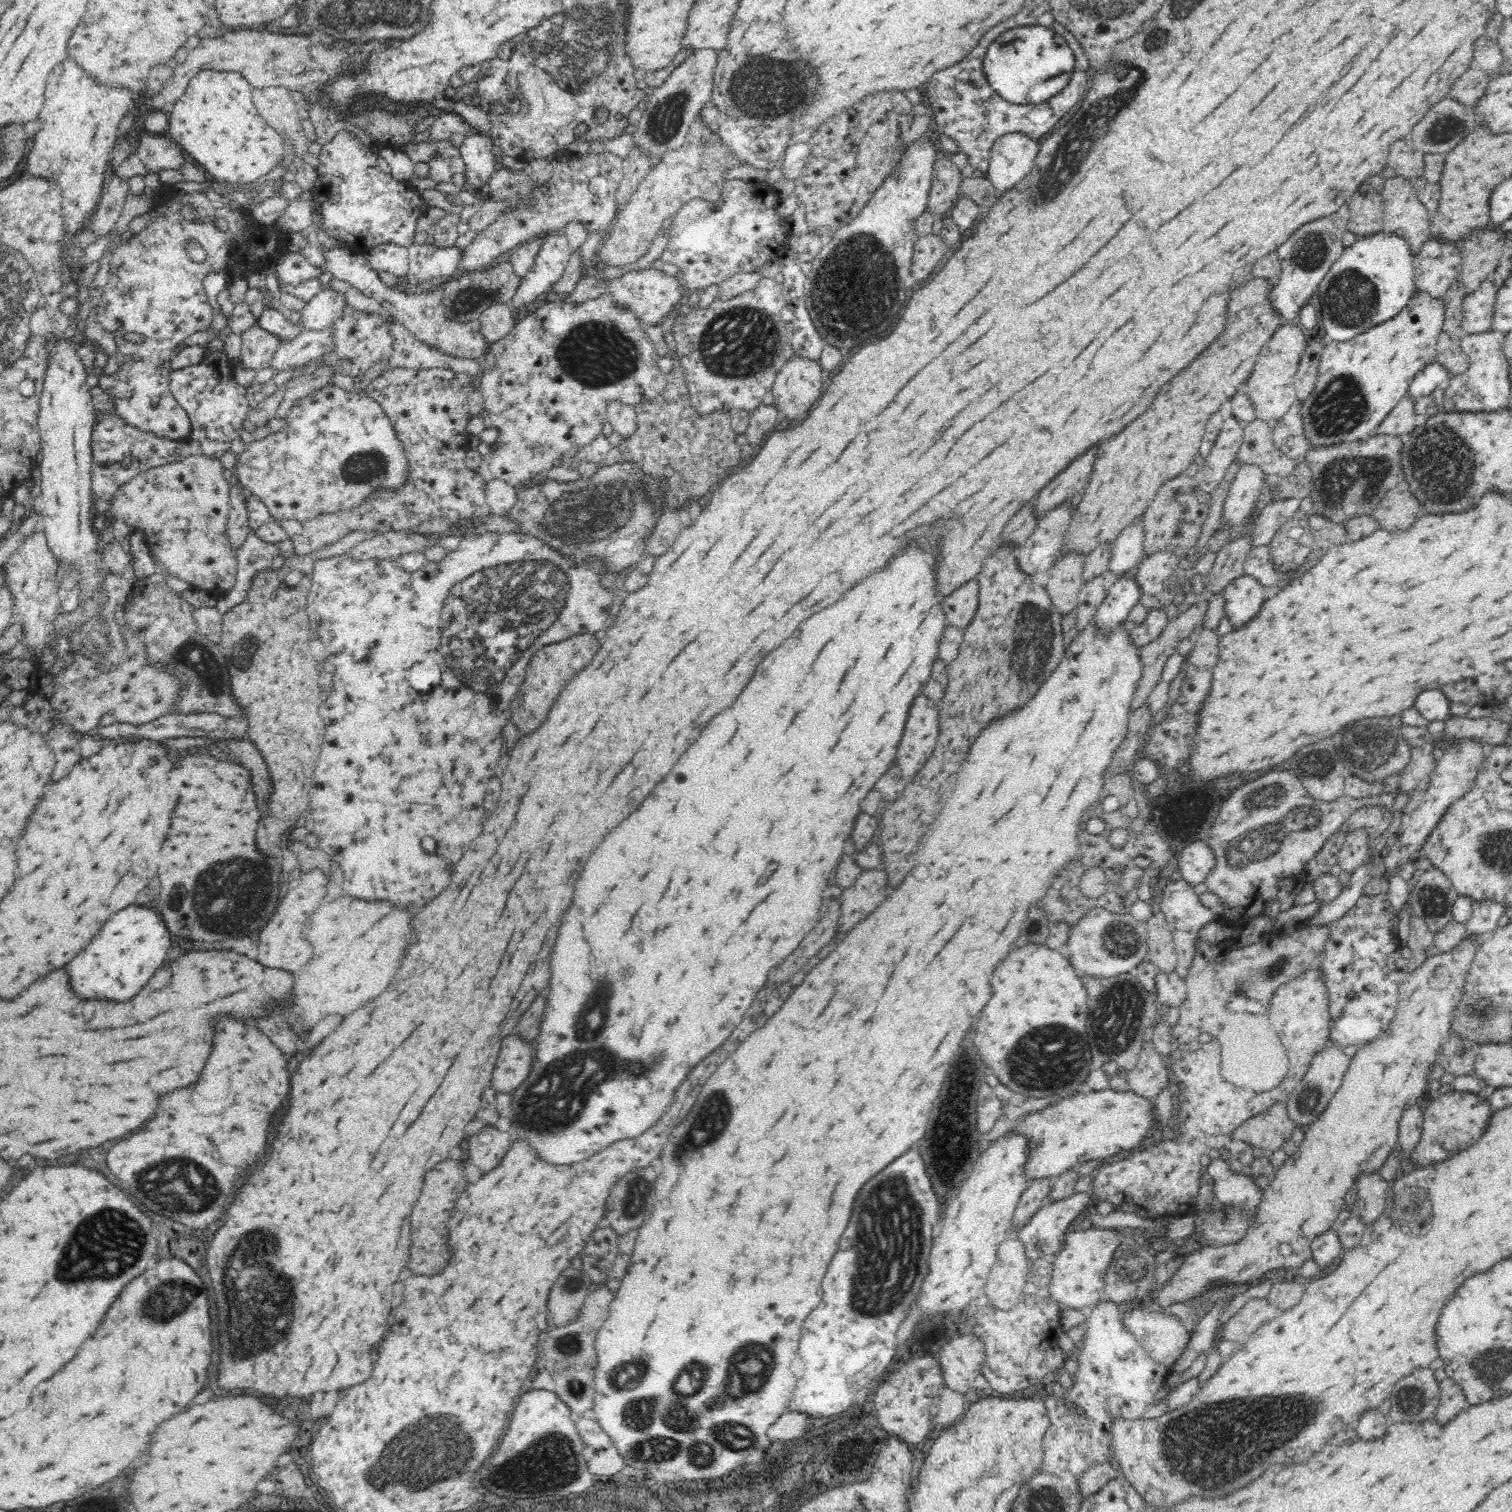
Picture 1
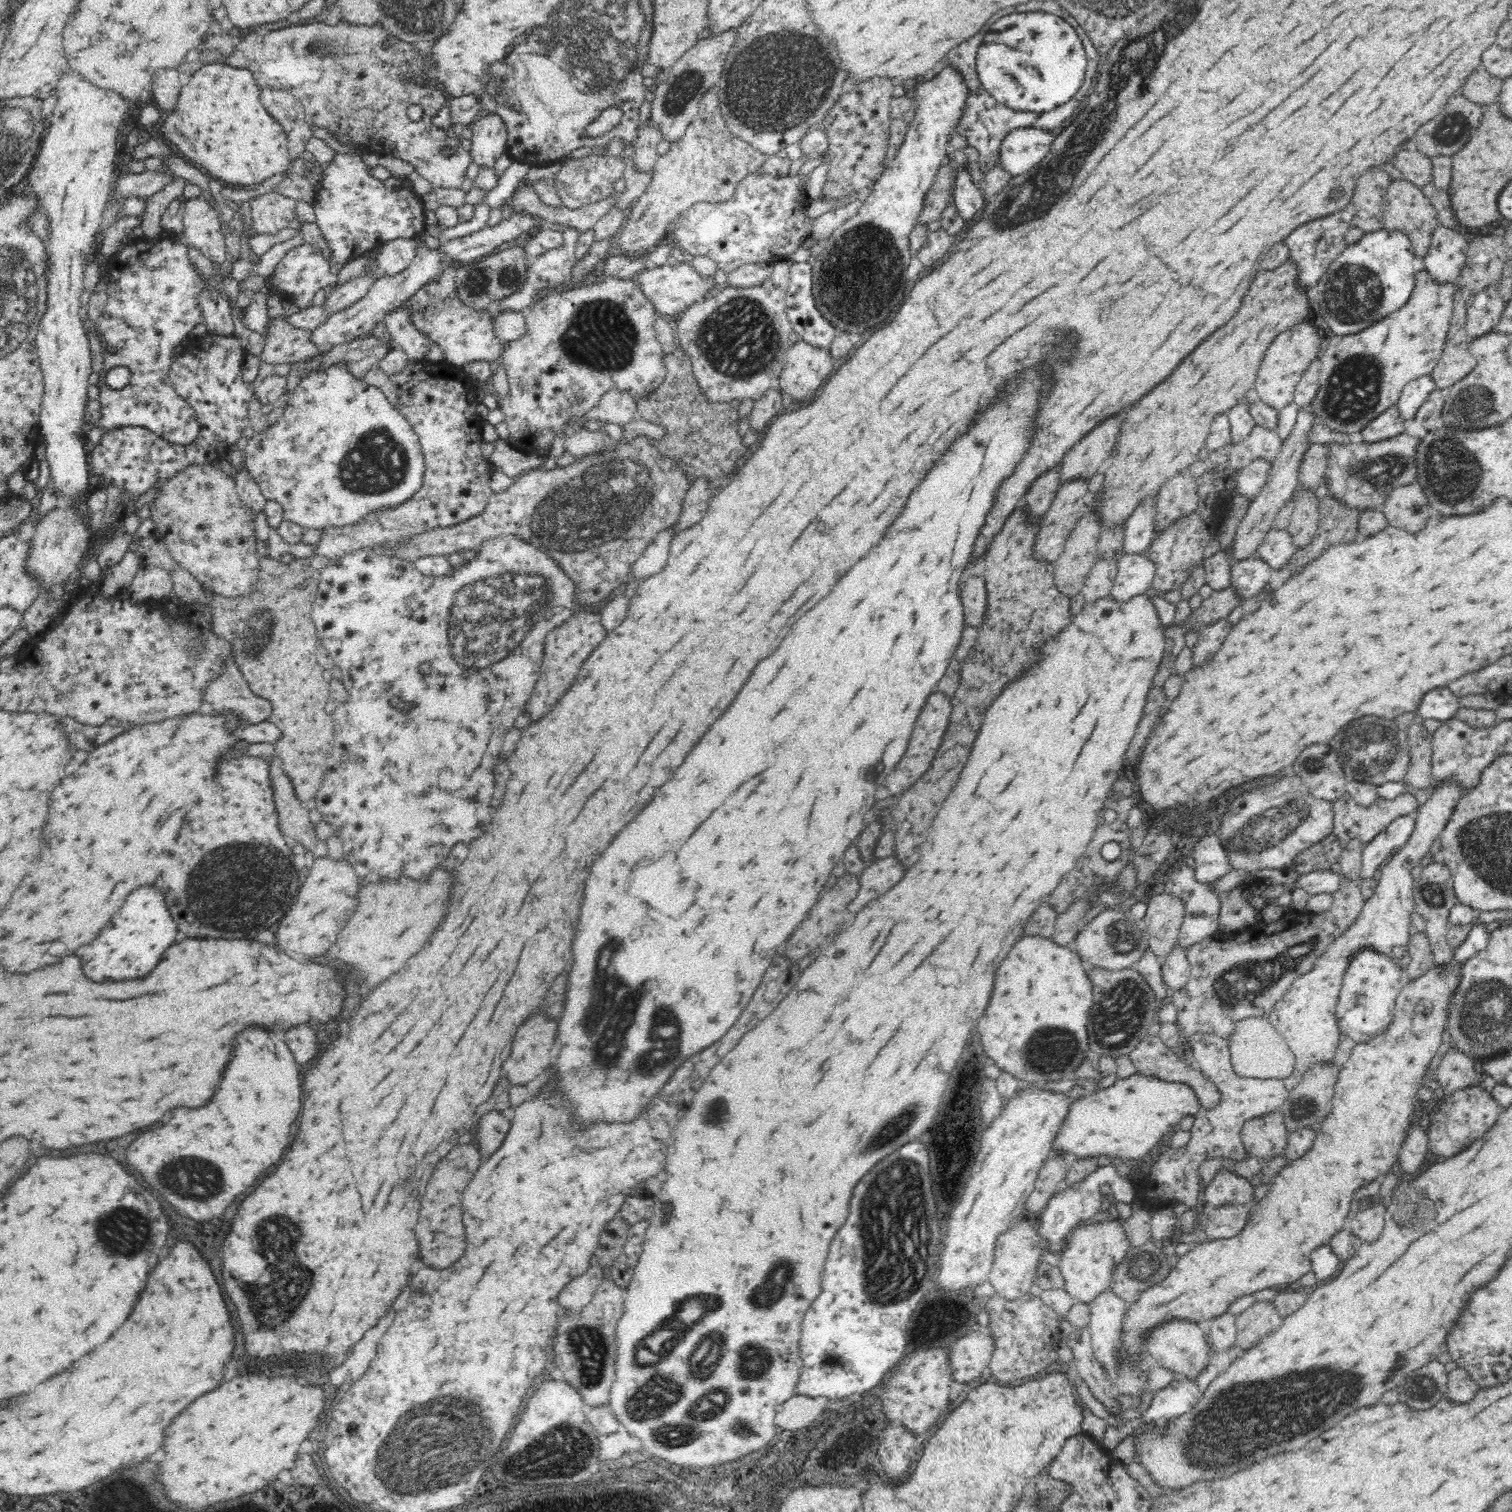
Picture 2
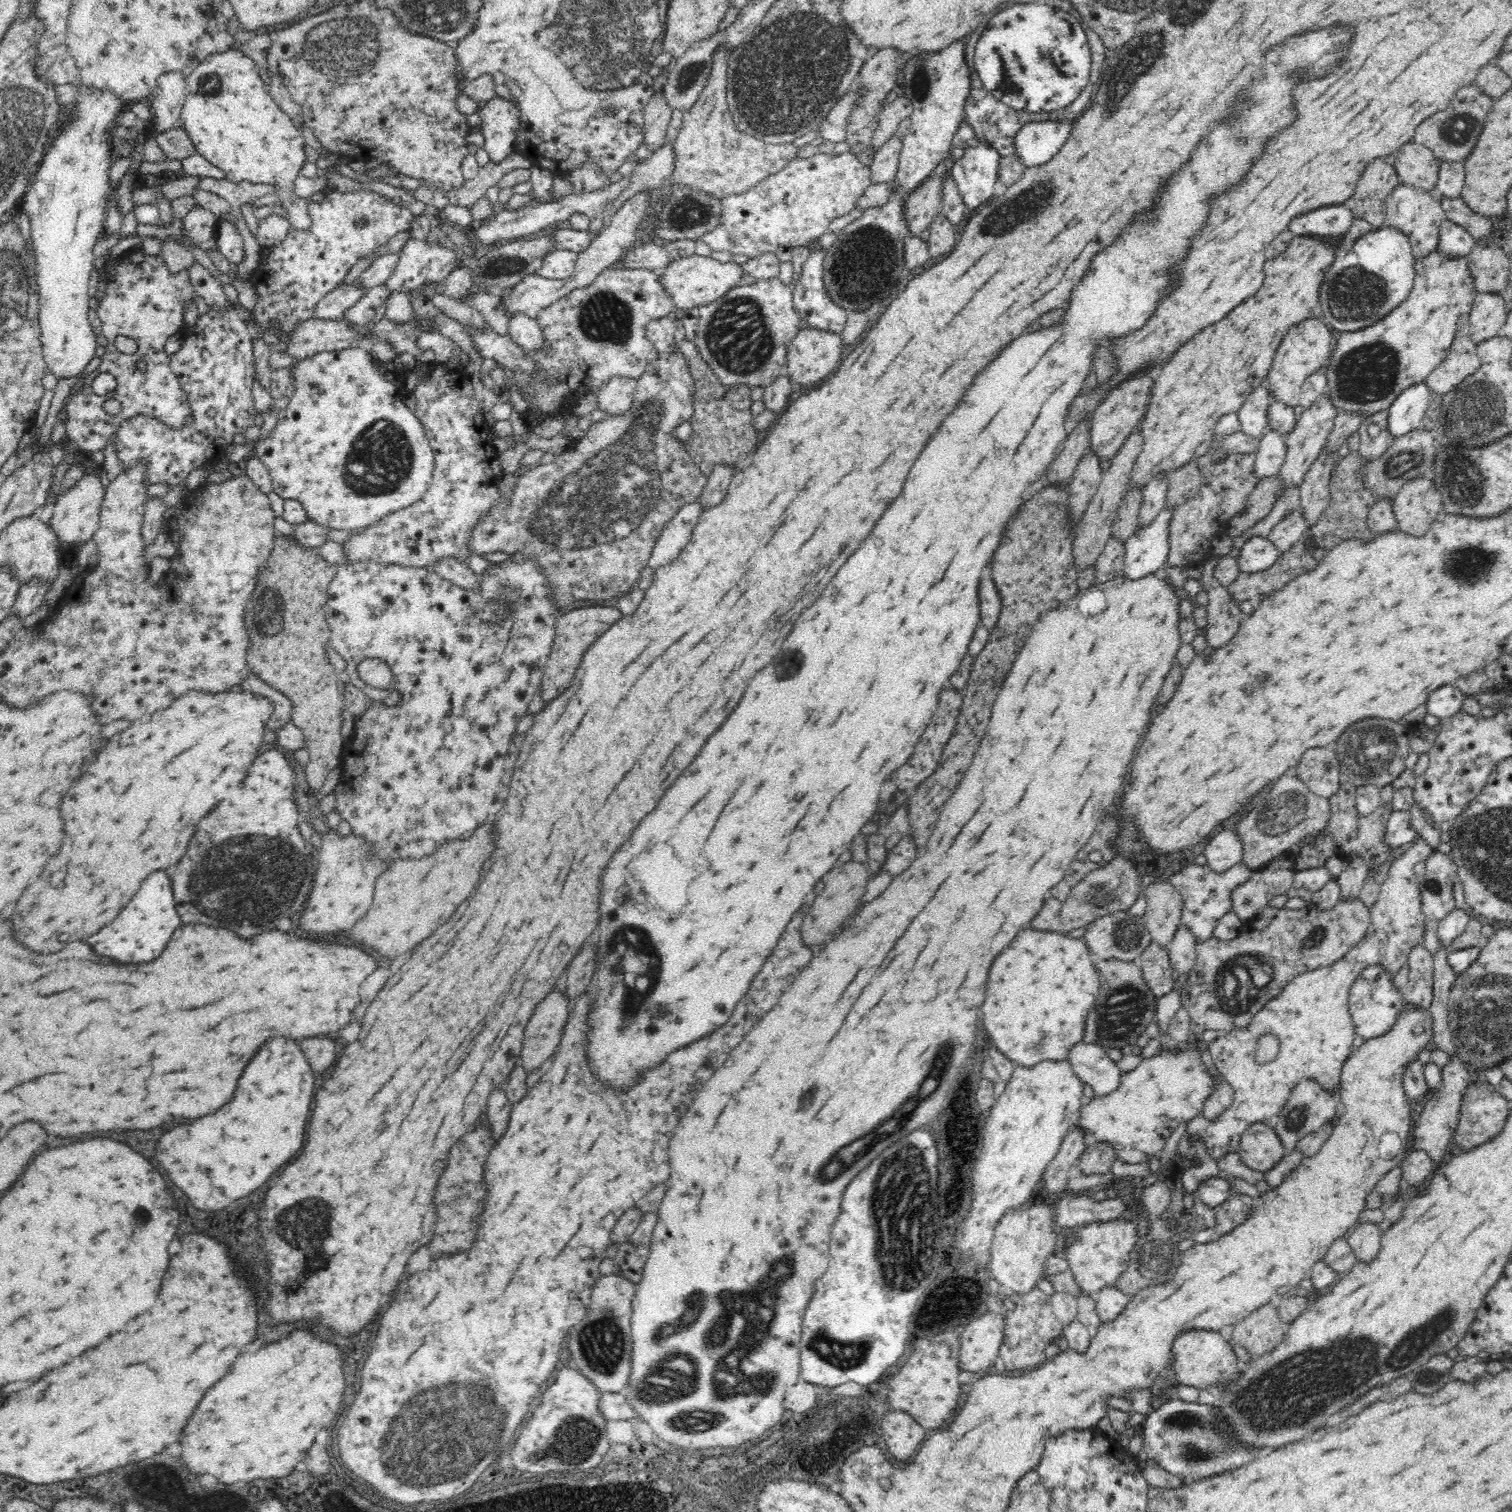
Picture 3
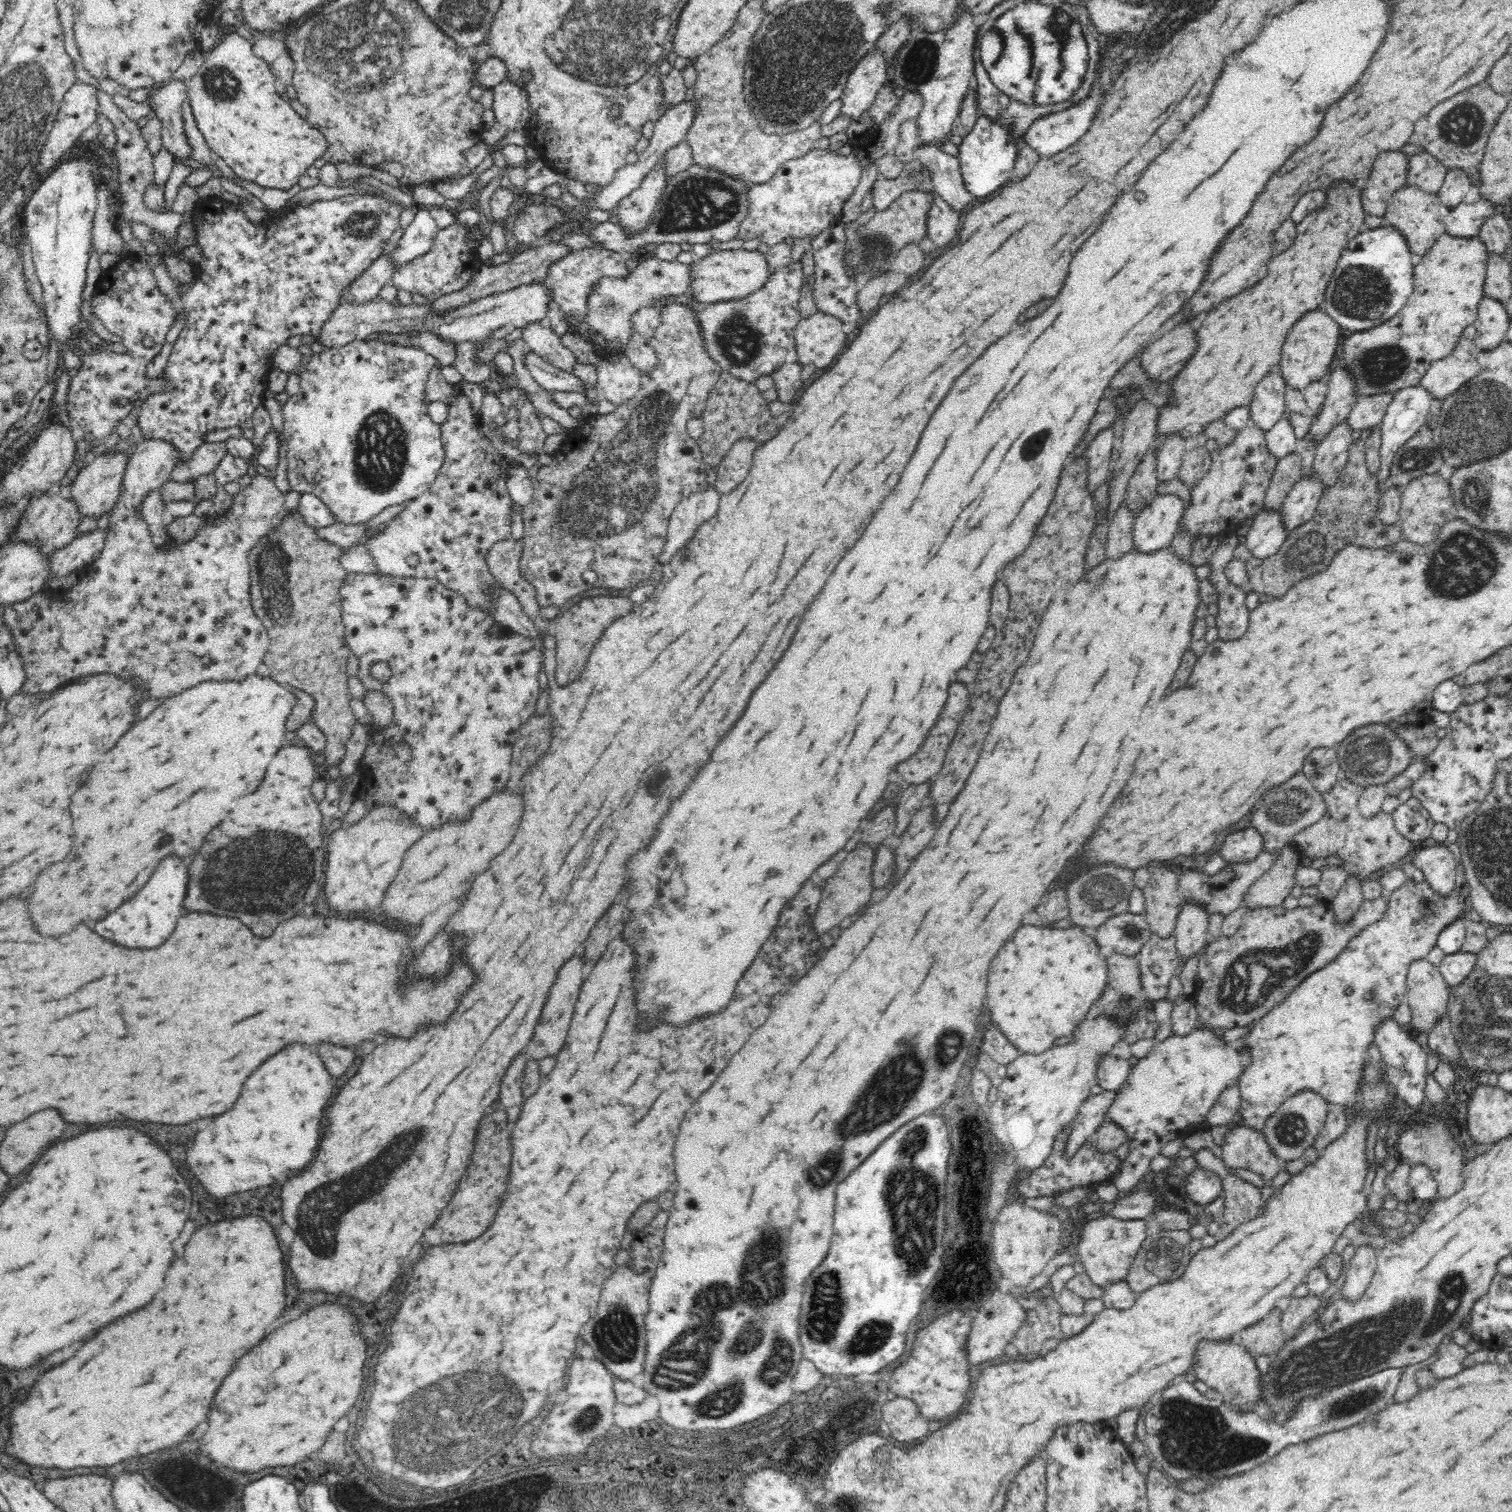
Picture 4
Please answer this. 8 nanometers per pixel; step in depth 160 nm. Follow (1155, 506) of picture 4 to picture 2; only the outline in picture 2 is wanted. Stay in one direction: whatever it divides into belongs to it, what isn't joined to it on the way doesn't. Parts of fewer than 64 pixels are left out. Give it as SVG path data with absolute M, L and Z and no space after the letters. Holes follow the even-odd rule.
M1147 554L1121 555L1117 561L1117 576L1110 596L1118 602L1128 602L1131 598L1144 595L1150 588L1156 567Z

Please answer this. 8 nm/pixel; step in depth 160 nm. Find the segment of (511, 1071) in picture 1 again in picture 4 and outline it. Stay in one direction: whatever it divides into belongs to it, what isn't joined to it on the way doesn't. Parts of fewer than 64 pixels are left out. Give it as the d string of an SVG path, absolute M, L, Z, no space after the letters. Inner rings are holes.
M581 953L574 955L572 960L568 960L560 974L558 974L558 982L552 984L550 994L548 998L544 1000L544 1008L534 1026L534 1032L532 1034L532 1041L534 1042L534 1048L528 1048L530 1052L530 1059L539 1061L547 1056L557 1056L562 1046L564 1046L565 1040L568 1034L568 1026L574 1014L574 1008L576 1002L578 1002L579 992L581 991L582 982L582 970L584 970L584 961L582 961Z

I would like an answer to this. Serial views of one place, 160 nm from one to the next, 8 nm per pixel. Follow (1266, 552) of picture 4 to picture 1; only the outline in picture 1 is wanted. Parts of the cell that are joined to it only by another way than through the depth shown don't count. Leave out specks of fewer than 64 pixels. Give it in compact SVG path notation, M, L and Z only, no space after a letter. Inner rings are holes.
M1243 576L1223 590L1224 616L1234 629L1242 628L1253 619L1264 602L1264 587L1254 578Z

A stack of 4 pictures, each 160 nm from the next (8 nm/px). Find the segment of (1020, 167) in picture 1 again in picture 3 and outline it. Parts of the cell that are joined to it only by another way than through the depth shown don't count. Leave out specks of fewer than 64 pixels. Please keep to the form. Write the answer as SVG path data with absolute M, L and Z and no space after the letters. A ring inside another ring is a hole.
M1027 122L1014 136L1014 154L1018 155L1024 168L1040 166L1060 152L1070 130L1072 122Z

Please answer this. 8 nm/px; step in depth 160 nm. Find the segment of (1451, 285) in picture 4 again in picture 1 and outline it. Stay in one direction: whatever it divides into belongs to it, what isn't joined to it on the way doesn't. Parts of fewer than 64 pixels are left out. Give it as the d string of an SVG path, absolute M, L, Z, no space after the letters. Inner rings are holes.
M1415 294L1408 306L1392 320L1374 326L1351 341L1327 341L1314 390L1308 398L1300 402L1300 410L1296 410L1302 417L1304 435L1310 441L1311 448L1336 447L1342 443L1351 444L1370 439L1388 413L1408 393L1410 383L1420 369L1437 361L1438 336L1447 324L1444 316L1443 300L1431 298L1428 294Z

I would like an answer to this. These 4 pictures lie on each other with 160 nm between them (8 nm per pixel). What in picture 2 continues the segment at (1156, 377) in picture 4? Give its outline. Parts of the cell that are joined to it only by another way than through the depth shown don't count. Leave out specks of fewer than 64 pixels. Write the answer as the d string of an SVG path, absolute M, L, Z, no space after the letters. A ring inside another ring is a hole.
M1120 418L1104 420L1096 430L1092 430L1084 440L1080 440L1062 462L1060 480L1068 482L1072 478L1090 480L1110 456L1116 446L1120 432Z

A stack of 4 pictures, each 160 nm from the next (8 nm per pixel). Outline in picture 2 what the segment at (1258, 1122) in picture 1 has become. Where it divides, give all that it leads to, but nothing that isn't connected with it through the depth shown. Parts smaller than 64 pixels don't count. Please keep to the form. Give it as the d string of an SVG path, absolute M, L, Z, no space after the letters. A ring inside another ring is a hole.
M1278 1110L1244 1122L1240 1132L1248 1154L1260 1160L1282 1155L1289 1134L1283 1114Z

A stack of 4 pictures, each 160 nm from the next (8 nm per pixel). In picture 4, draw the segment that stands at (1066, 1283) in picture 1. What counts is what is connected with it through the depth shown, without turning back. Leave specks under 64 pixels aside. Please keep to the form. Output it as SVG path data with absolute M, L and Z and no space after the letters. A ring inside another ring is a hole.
M1108 1214L1087 1222L1079 1233L1080 1242L1076 1250L1079 1261L1085 1268L1084 1274L1096 1286L1108 1287L1124 1281L1132 1261L1146 1238L1146 1224L1142 1220L1120 1220Z

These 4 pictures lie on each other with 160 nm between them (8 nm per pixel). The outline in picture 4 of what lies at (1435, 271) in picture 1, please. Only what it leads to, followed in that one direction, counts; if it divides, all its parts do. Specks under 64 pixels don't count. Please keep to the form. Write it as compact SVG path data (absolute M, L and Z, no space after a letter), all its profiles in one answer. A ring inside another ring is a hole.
M1484 199L1473 204L1461 202L1457 207L1446 212L1443 217L1445 232L1452 237L1470 239L1476 237L1480 226L1488 216L1496 212L1494 205Z

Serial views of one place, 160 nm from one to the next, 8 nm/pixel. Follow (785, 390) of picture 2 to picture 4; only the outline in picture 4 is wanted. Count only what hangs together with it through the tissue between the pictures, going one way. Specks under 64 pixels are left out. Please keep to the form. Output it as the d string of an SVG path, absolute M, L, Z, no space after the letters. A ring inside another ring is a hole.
M817 312L806 320L801 320L795 328L795 354L796 362L800 366L810 366L812 364L816 369L822 369L824 366L830 366L838 354L846 348L848 337L842 332L842 324L838 318L827 316Z

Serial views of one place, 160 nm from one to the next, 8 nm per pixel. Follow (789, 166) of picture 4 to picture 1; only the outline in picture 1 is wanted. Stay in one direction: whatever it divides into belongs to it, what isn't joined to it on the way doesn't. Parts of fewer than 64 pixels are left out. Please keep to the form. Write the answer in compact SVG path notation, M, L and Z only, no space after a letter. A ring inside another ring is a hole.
M729 180L724 183L724 188L720 192L720 200L718 202L714 202L714 204L710 204L707 200L703 199L693 199L689 202L684 203L678 212L672 216L672 220L667 223L668 231L667 231L667 245L663 253L661 254L661 260L668 264L673 264L678 268L678 276L681 280L681 285L686 290L686 296L693 292L705 291L707 288L717 285L725 278L728 278L731 274L734 275L736 273L742 272L754 272L760 268L763 264L766 264L768 260L776 260L776 258L782 258L784 256L784 252L786 252L786 244L784 241L786 240L786 236L788 236L788 232L790 232L790 228L788 228L788 222L784 222L784 220L780 220L778 218L778 214L776 214L777 208L779 207L780 199L778 198L778 193L774 191L773 186L768 185L764 182L757 181L742 181L742 180Z

